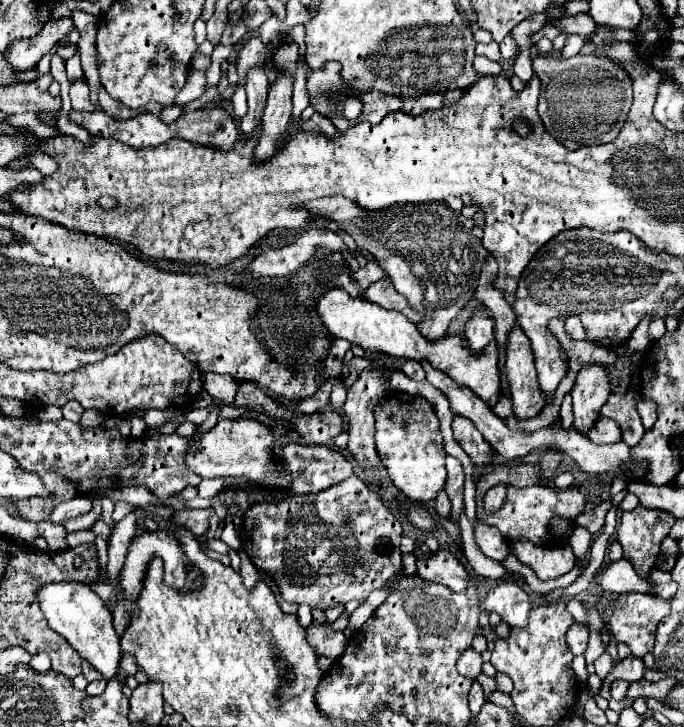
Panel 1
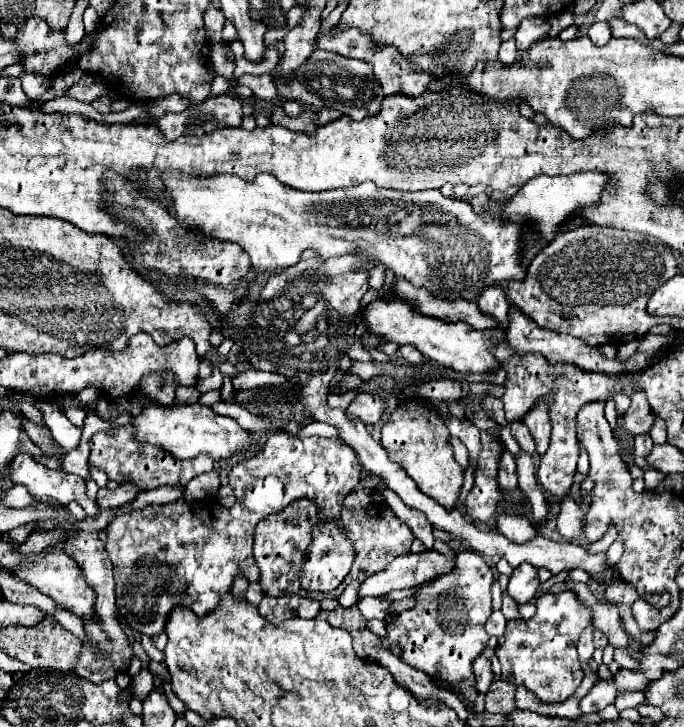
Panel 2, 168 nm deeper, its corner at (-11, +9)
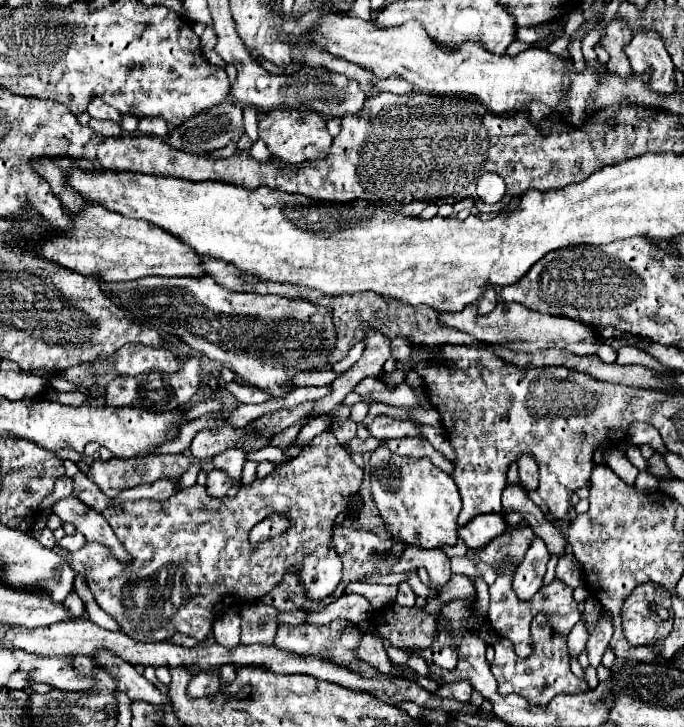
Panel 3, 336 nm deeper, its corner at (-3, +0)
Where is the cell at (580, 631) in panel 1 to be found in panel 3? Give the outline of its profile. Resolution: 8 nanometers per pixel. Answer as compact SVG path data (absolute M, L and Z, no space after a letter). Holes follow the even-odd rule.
M578 621L572 627L572 631L568 633L568 653L570 653L570 657L578 659L578 655L586 649L586 641L588 641L586 625L584 625L584 621Z

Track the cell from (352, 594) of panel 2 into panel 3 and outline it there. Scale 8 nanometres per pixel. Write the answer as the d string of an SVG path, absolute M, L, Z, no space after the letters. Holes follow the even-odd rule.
M355 581L350 582L346 586L346 593L362 593L370 601L373 610L378 610L386 607L388 603L394 603L394 599L396 599L396 585L369 584Z

